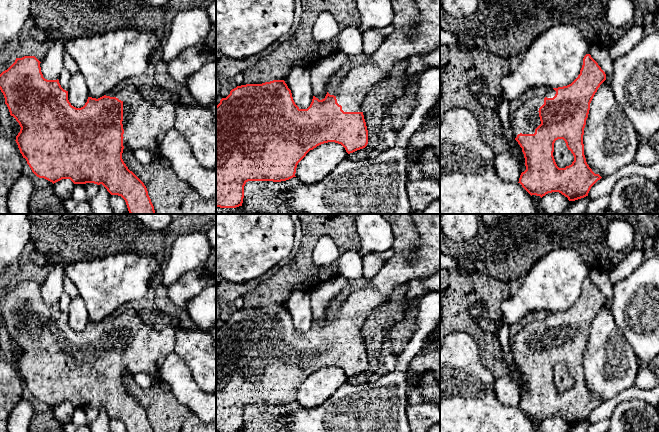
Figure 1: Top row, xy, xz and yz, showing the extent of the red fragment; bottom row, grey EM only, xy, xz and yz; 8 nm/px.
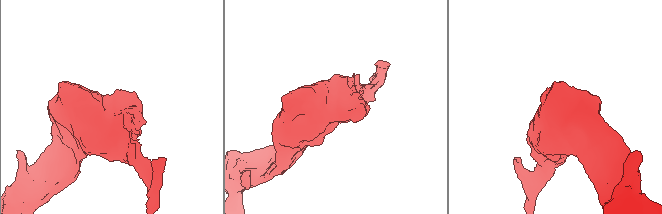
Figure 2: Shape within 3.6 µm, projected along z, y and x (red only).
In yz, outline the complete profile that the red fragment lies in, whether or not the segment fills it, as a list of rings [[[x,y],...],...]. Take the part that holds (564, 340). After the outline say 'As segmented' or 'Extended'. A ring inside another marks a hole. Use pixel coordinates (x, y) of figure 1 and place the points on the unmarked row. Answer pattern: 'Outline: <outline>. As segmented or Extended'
Outline: [[[586,278],[580,298],[571,308],[547,313],[544,319],[531,322],[516,334],[511,342],[510,352],[522,372],[526,390],[518,407],[531,420],[542,422],[548,417],[559,416],[569,425],[575,425],[588,420],[591,411],[602,402],[595,398],[586,386],[583,359],[590,327],[605,304],[605,296],[590,278]],[[558,363],[565,365],[574,380],[572,388],[565,392],[559,392],[553,380],[554,367]]]. Extended

